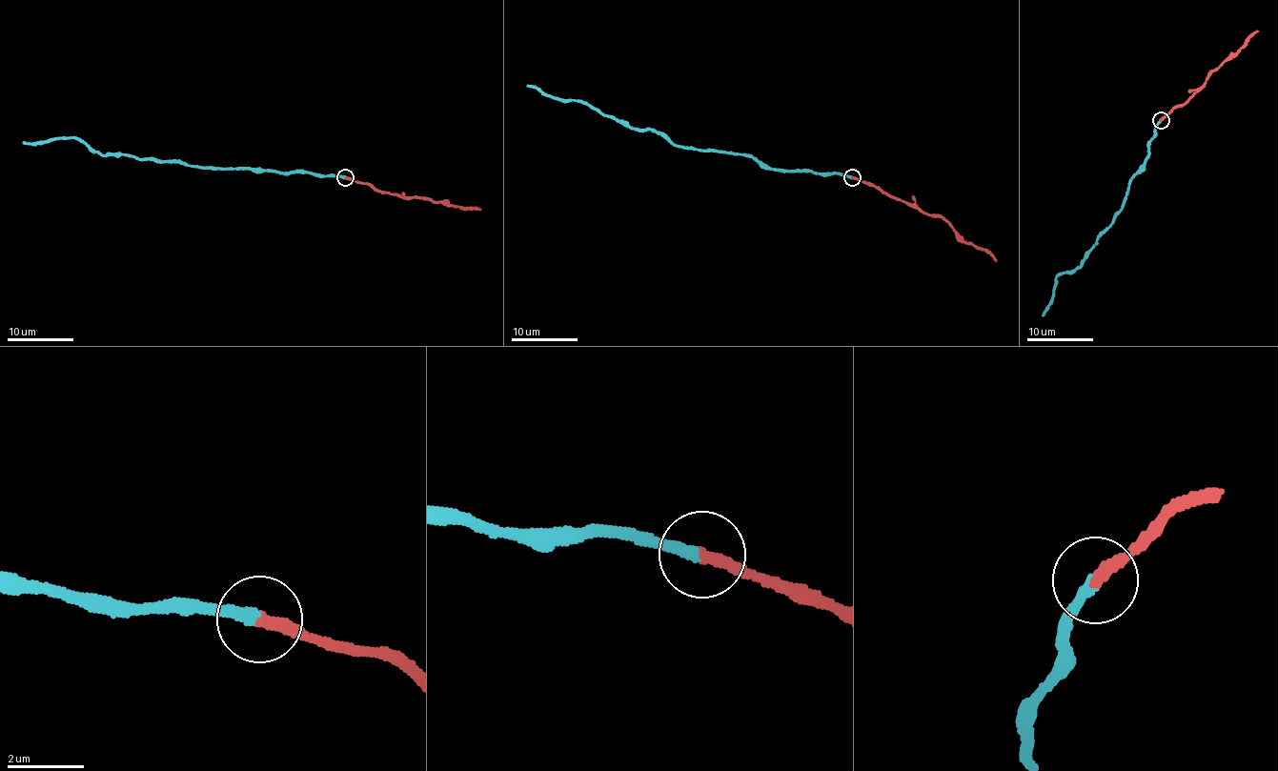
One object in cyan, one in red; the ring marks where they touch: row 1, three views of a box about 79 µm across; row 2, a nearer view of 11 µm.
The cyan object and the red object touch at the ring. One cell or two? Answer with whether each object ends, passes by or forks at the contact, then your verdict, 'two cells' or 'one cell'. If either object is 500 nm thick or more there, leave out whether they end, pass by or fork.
cyan ends there; red ends there; one cell

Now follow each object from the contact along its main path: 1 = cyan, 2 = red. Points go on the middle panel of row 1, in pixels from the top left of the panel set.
1: (852, 177), (760, 166), (752, 157), (673, 145), (651, 130), (628, 128), (576, 100), (554, 98), (527, 85)
2: (852, 177), (880, 186), (892, 196), (915, 204), (923, 213), (944, 216), (965, 242), (985, 248), (996, 261)

